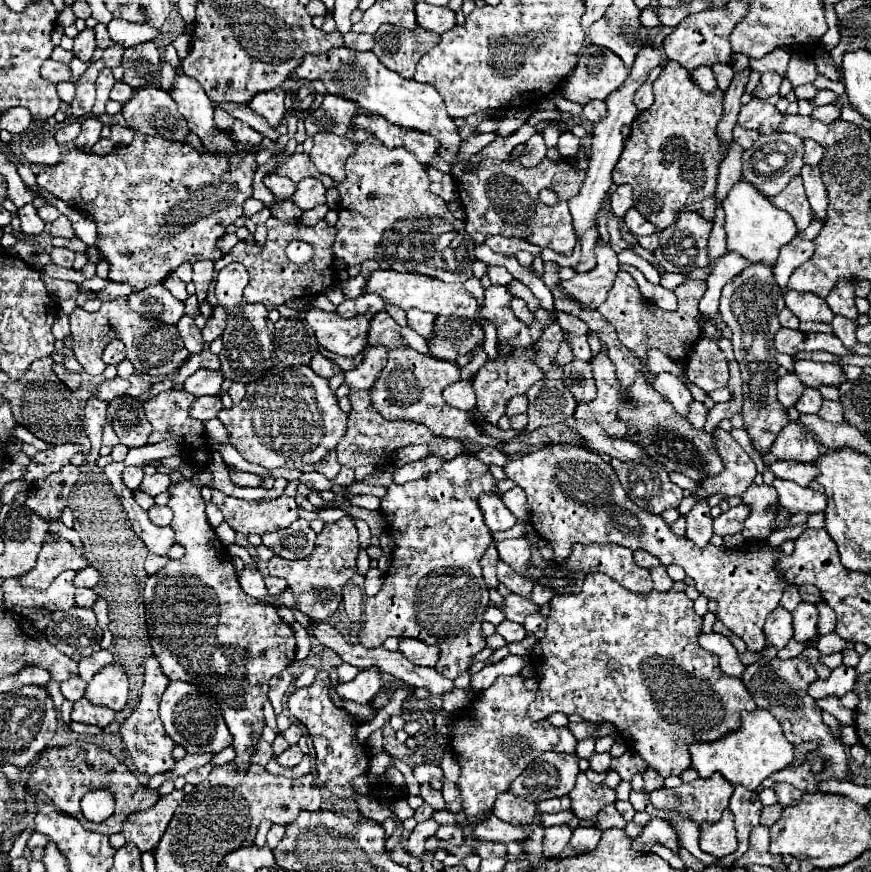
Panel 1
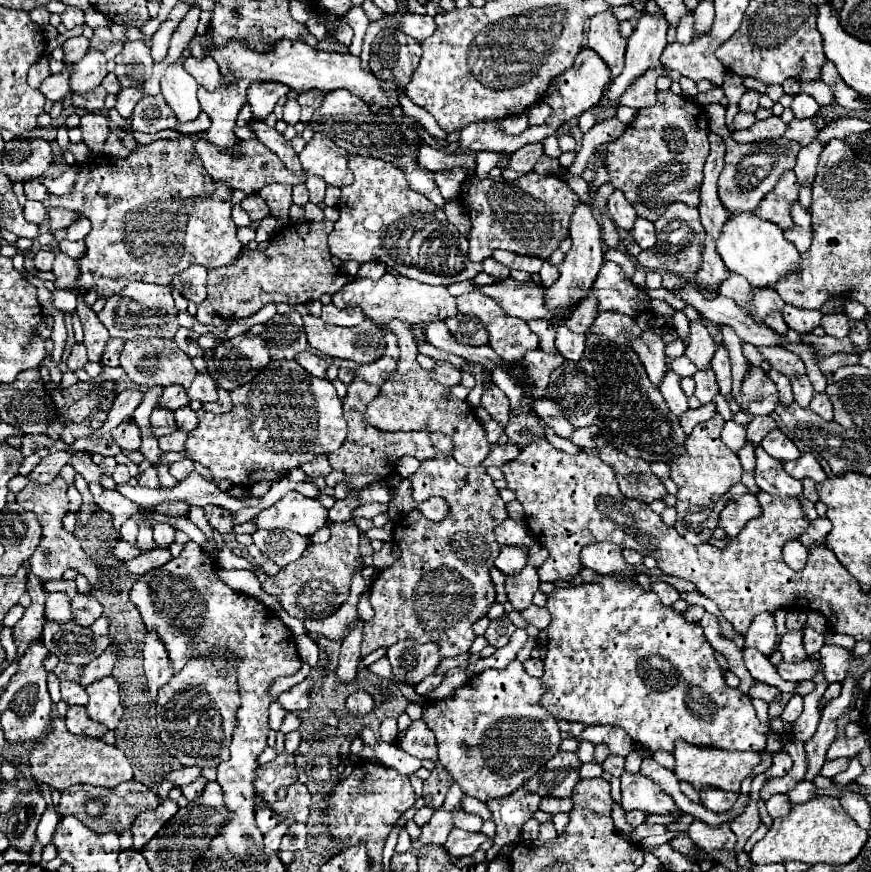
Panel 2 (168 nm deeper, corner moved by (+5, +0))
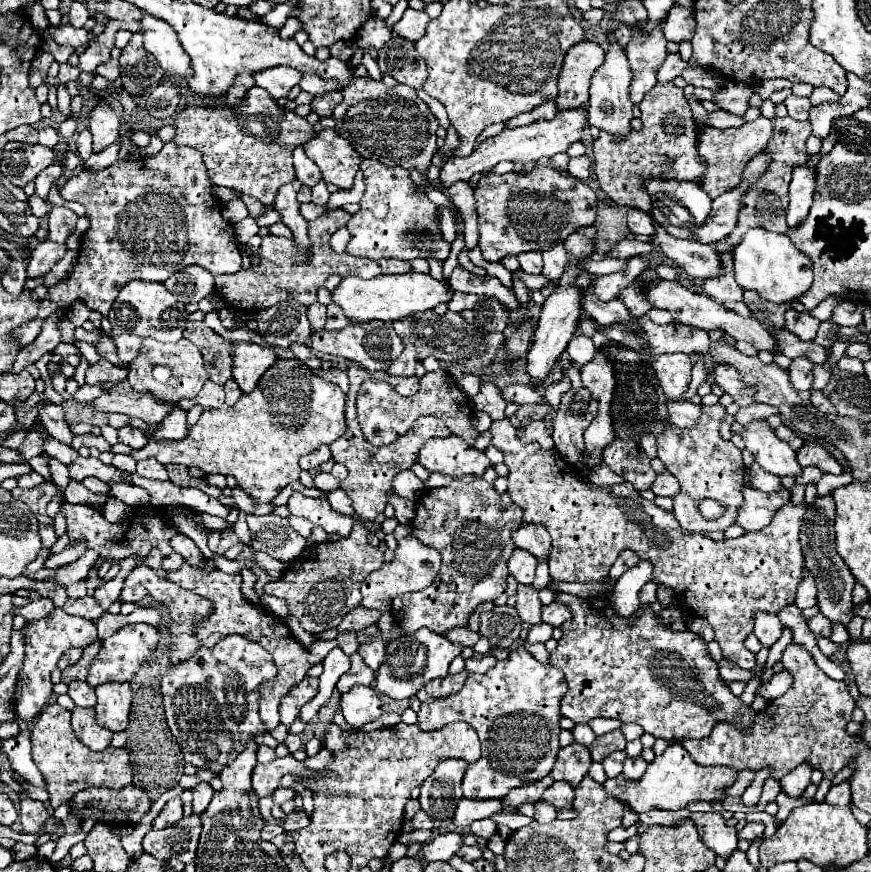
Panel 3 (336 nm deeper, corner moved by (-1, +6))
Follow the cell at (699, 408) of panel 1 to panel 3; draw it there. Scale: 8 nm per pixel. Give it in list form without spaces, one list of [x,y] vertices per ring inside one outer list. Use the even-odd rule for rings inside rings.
[[[681,352],[673,356],[661,354],[661,356],[651,356],[647,362],[655,370],[665,396],[673,400],[683,400],[683,392],[691,382],[691,368],[693,368],[689,356]]]

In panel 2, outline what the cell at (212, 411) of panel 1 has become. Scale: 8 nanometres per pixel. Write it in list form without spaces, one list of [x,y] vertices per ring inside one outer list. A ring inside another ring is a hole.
[[[183,406],[183,408],[175,410],[175,420],[179,422],[179,430],[183,430],[183,432],[191,432],[199,424],[199,418],[197,418],[195,410],[191,410],[189,406]]]

